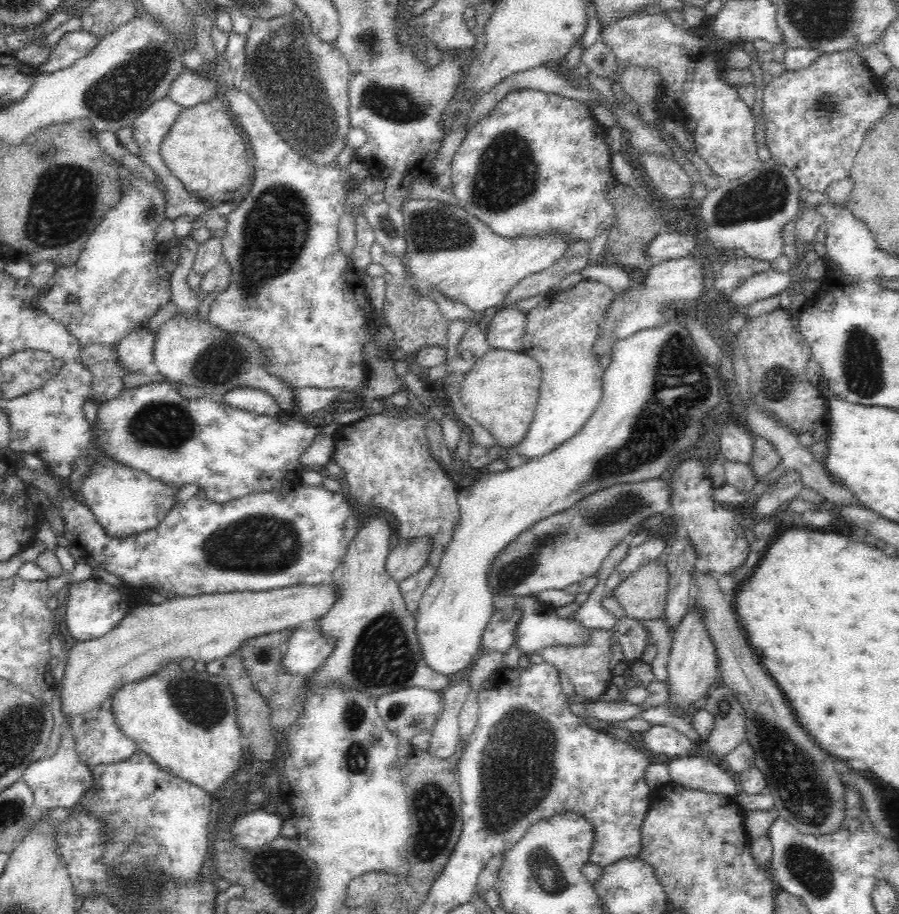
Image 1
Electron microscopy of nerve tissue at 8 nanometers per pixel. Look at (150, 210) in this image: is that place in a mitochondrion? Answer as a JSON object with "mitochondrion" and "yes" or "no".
{"mitochondrion":"yes"}

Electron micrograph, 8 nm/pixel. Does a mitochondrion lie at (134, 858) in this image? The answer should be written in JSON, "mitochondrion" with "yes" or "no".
{"mitochondrion":"yes"}

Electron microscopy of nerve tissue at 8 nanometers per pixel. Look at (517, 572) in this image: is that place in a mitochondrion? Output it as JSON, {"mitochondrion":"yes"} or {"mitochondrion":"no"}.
{"mitochondrion":"yes"}

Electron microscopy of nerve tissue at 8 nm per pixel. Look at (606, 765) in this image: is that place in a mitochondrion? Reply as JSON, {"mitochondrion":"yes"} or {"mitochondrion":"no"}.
{"mitochondrion":"no"}

